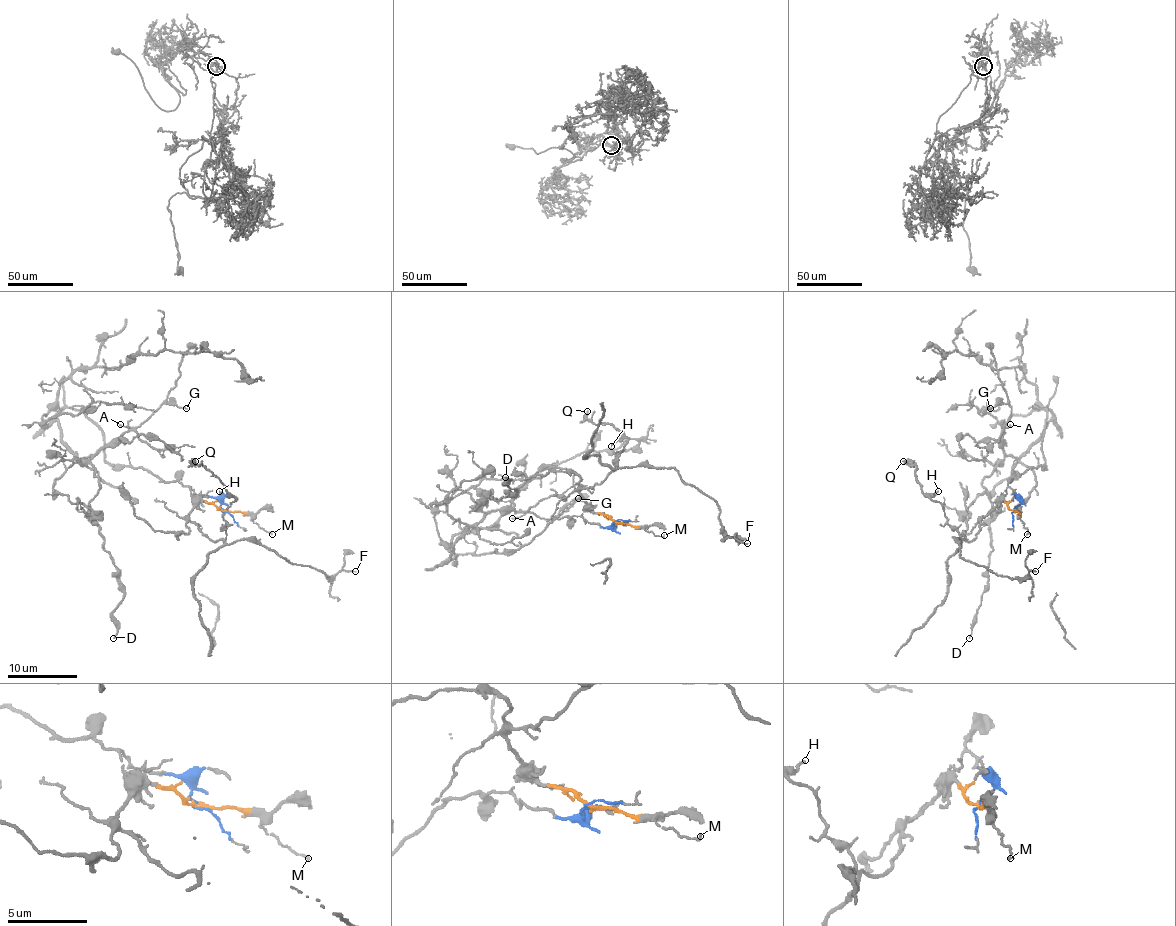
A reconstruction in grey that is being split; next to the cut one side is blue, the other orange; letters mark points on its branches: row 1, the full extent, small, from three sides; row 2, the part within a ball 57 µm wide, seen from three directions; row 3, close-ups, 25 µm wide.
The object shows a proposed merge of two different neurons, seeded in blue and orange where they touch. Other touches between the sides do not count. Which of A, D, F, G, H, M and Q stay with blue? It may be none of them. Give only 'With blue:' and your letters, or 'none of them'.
With blue: A, D, G

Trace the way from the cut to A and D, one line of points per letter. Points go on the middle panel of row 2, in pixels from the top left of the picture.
A: (615, 522), (554, 519), (528, 543), (449, 559), (487, 514), (524, 514), (512, 517)
D: (615, 522), (554, 519), (528, 543), (449, 559), (491, 491), (482, 500), (515, 489), (505, 477)

